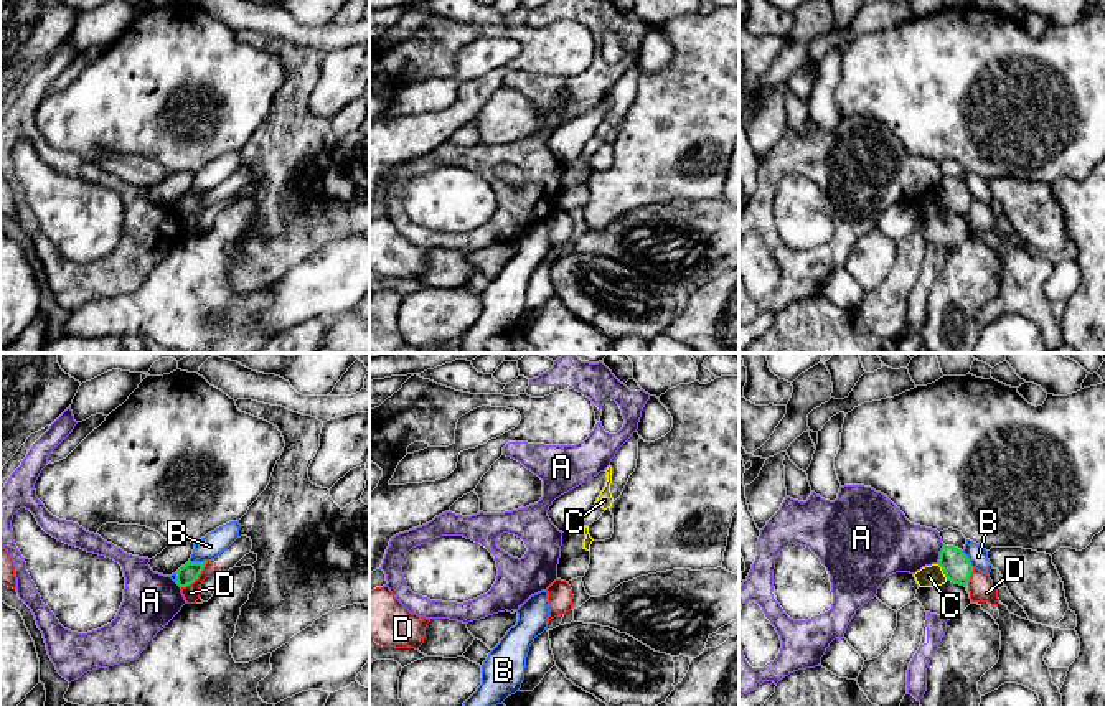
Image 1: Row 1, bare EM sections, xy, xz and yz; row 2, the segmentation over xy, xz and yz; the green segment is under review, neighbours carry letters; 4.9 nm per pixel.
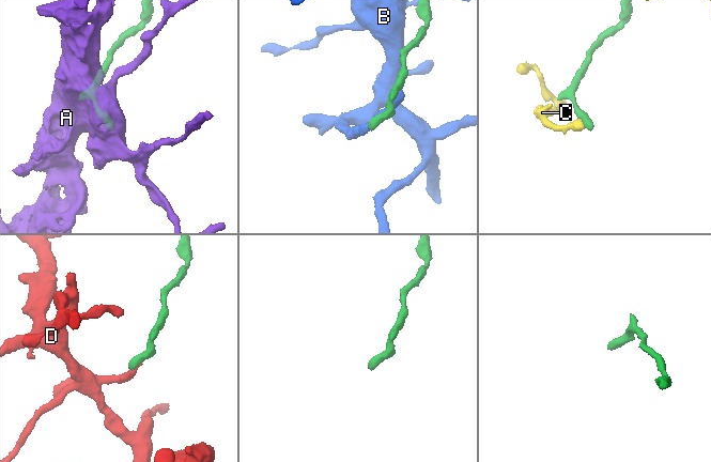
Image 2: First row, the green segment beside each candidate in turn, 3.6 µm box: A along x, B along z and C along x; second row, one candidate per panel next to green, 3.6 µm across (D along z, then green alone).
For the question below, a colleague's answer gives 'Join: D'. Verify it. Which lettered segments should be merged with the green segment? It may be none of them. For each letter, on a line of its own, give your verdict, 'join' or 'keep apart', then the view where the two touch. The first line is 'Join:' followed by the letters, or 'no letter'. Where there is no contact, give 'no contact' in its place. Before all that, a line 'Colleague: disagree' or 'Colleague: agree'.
Colleague: disagree
Join: no letter
A: keep apart | yz
B: keep apart | xy
C: keep apart | yz
D: keep apart | xy

